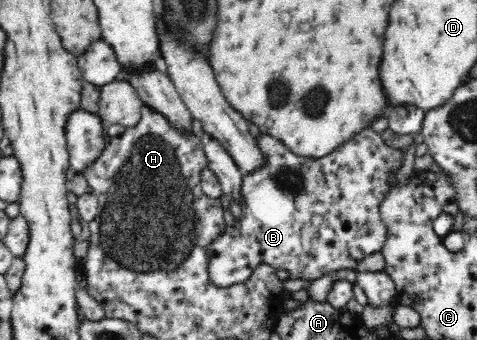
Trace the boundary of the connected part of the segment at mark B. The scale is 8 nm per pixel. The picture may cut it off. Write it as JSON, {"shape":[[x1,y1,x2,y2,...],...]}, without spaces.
{"shape":[[372,127,363,128,359,134,355,134,349,142,341,144,339,148,335,148,331,154,323,156,323,158,307,158,305,156,297,156,293,154,283,142,269,136,268,134,260,133,258,139,256,139,257,146,261,149,261,153,265,155,265,165,255,173,251,175,243,176,240,207,241,216,235,221,234,226,226,226,222,235,219,235,211,244,206,248,206,256,208,256,207,272,209,280,219,288,227,288,239,282,245,282,250,278,252,272,259,266,259,264,269,264,276,268,276,270,287,270,288,278,293,280,309,280,313,281,316,278,321,278,329,272,337,272,337,270,353,270,359,264,360,260,363,260,370,254,380,252,384,242,387,240,387,229,381,220,379,212,379,205,382,200,387,196,389,190,388,178,391,171,398,171,403,166,403,153,404,150,395,149,385,144,385,141,381,139,379,132,375,131]]}

